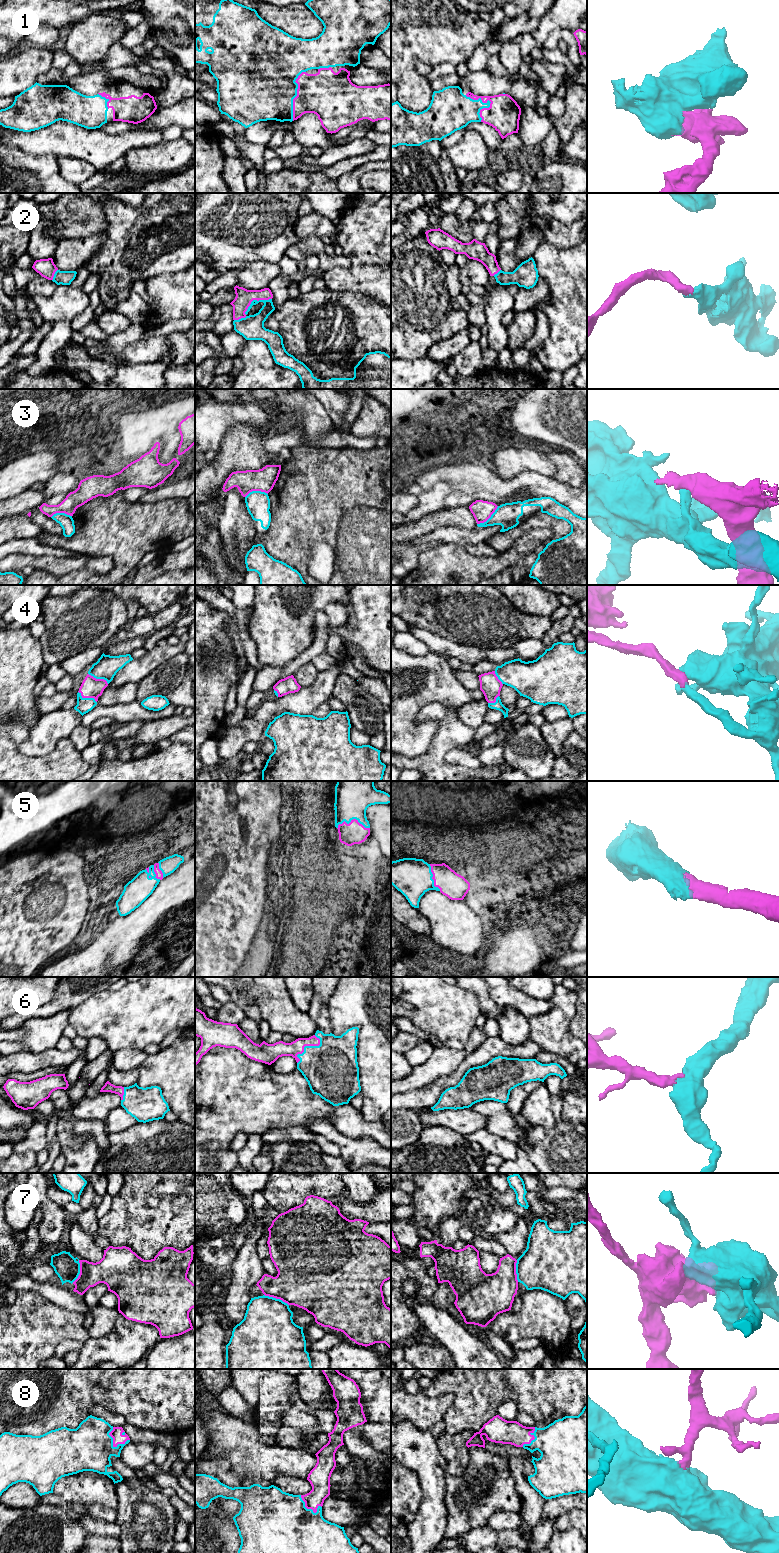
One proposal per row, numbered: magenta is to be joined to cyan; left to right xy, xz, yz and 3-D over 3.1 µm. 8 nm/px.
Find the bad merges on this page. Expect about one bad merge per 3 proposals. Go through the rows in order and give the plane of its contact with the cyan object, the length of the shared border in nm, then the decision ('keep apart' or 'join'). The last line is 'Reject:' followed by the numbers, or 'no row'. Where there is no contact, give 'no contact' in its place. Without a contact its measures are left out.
1: yz | 260 nm | join
2: xz | 260 nm | join
3: yz | 220 nm | keep apart
4: xy | 180 nm | join
5: xz | 260 nm | join
6: xz | 280 nm | join
7: xz | 220 nm | keep apart
8: xy | 190 nm | join
Reject: 3, 7

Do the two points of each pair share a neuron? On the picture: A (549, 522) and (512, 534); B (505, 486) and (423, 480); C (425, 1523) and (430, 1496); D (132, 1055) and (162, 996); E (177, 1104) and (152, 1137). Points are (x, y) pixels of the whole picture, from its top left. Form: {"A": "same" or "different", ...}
{"A": "same", "B": "same", "C": "same", "D": "different", "E": "different"}

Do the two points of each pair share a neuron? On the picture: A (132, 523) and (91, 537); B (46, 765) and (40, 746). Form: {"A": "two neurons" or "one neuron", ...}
{"A": "one neuron", "B": "two neurons"}

